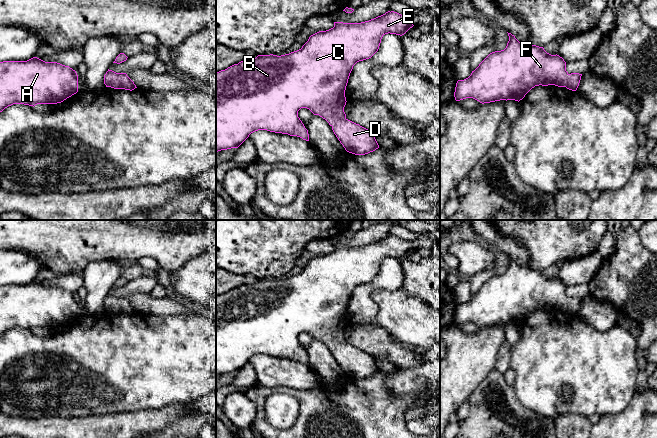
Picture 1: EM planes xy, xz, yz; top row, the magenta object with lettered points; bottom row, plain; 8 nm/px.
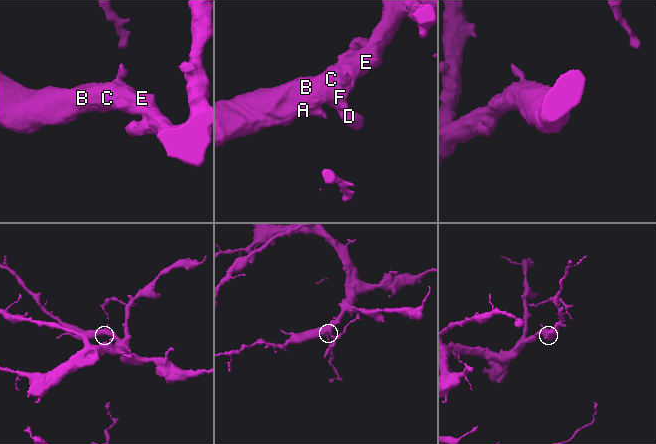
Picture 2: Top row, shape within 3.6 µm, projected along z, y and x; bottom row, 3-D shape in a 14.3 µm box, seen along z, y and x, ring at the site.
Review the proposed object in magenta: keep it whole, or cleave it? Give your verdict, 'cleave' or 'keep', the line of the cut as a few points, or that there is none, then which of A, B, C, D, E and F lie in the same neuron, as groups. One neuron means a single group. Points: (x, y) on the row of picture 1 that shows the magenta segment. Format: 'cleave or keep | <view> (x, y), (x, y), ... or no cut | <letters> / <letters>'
keep | no cut | A B C D E F

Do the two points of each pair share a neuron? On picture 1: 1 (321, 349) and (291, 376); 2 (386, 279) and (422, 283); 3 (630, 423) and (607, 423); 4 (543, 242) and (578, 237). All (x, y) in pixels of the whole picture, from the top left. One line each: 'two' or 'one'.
1: two
2: two
3: one
4: one

